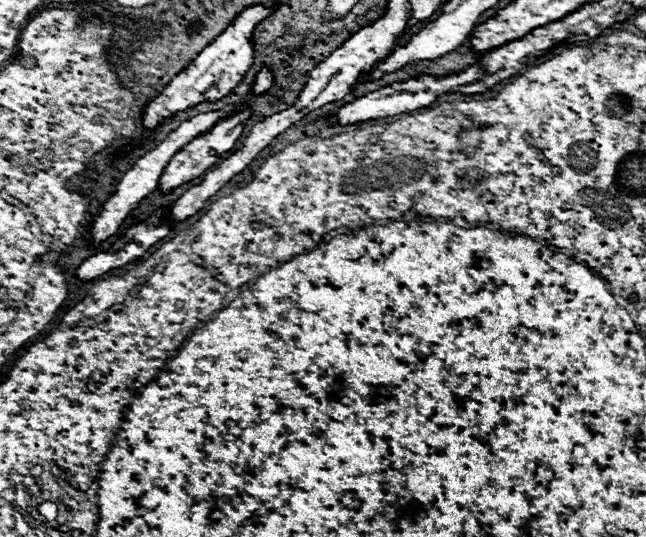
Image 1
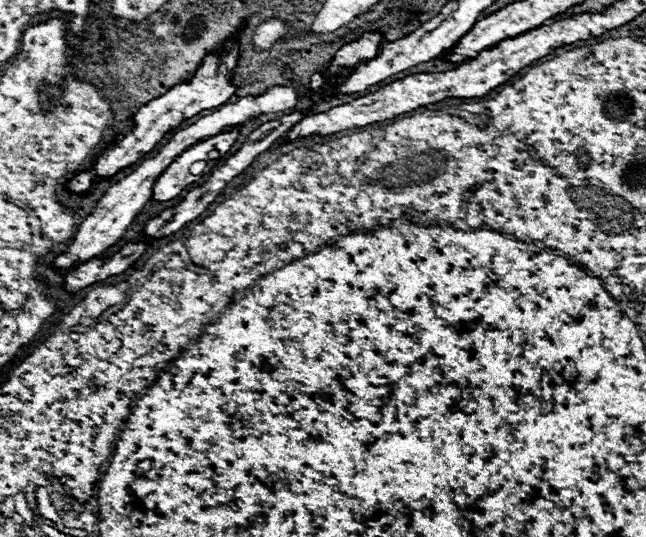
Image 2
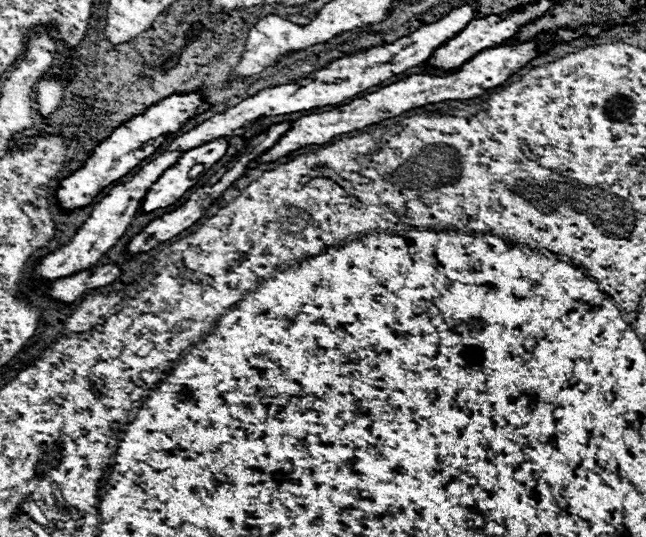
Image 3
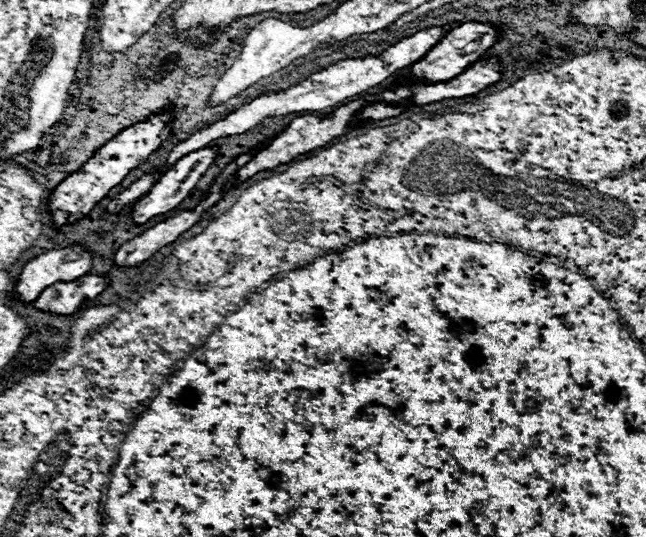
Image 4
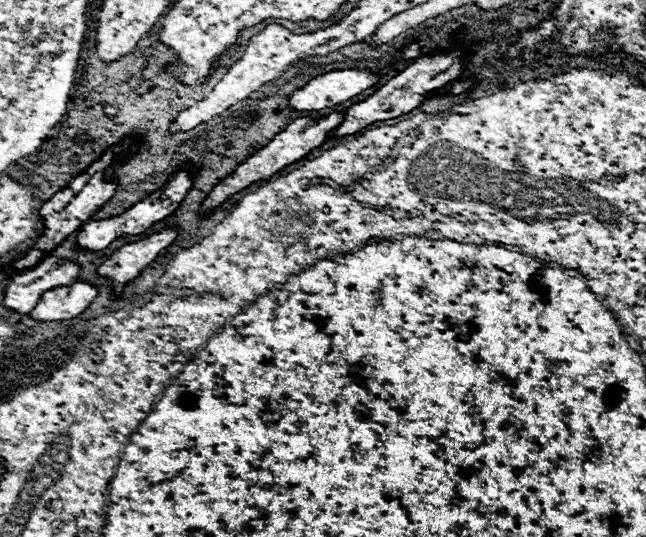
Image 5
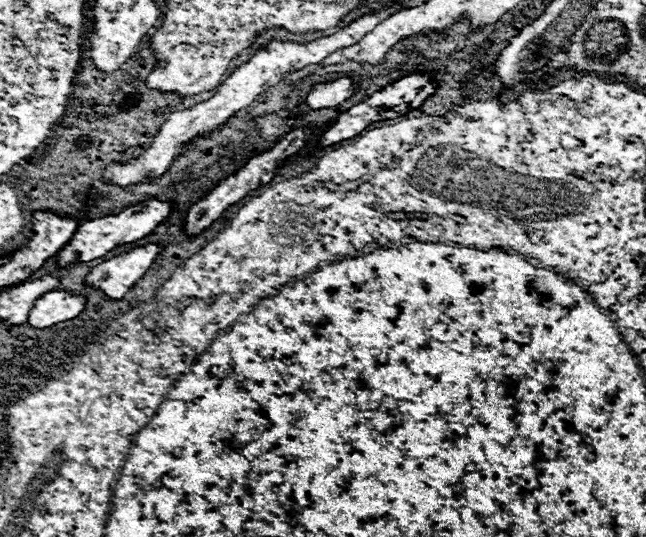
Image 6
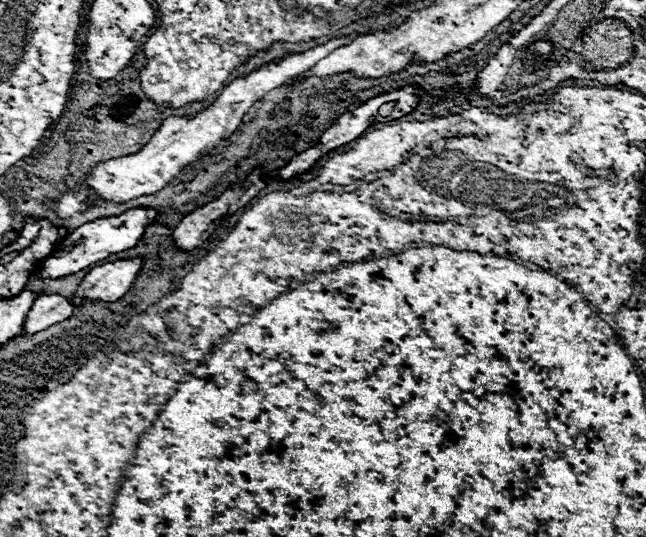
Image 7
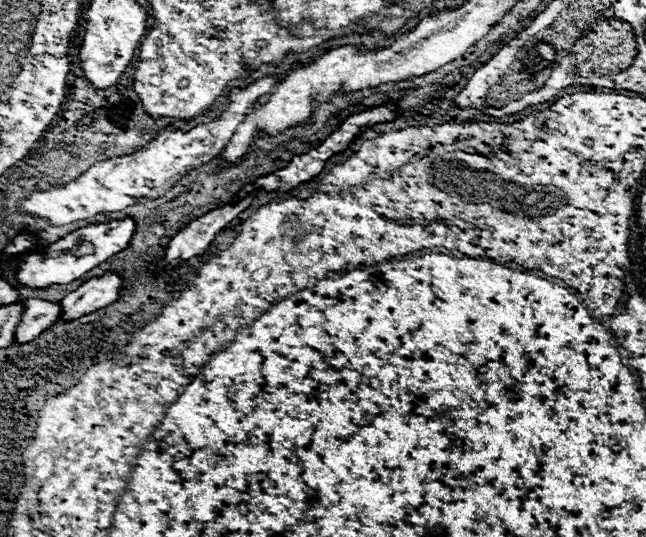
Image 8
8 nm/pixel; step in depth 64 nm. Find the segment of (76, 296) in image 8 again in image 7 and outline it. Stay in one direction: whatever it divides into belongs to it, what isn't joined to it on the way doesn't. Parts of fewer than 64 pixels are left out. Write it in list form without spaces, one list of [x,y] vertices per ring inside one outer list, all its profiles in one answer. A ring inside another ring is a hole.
[[[132,258],[132,260],[116,260],[92,268],[78,286],[78,294],[72,298],[72,302],[80,306],[84,298],[102,300],[102,302],[120,300],[130,290],[142,264],[144,260]]]

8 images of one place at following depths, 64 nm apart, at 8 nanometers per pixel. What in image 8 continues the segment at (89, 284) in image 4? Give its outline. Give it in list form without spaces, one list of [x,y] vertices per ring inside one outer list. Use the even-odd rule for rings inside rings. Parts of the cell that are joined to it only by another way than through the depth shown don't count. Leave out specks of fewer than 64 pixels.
[[[30,298],[26,300],[24,318],[20,320],[20,326],[16,328],[16,344],[30,342],[44,330],[48,330],[54,322],[58,322],[62,316],[60,302]]]

